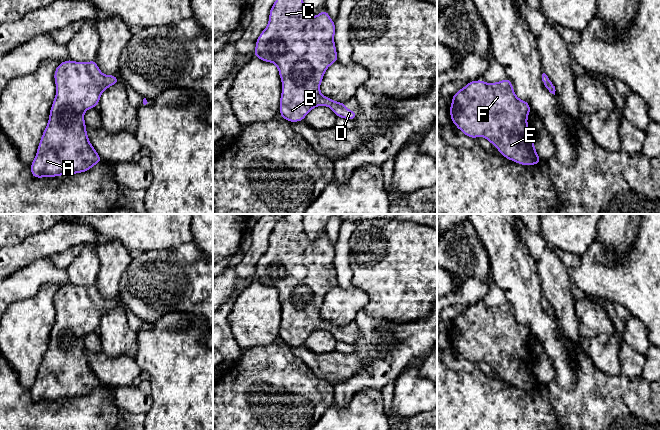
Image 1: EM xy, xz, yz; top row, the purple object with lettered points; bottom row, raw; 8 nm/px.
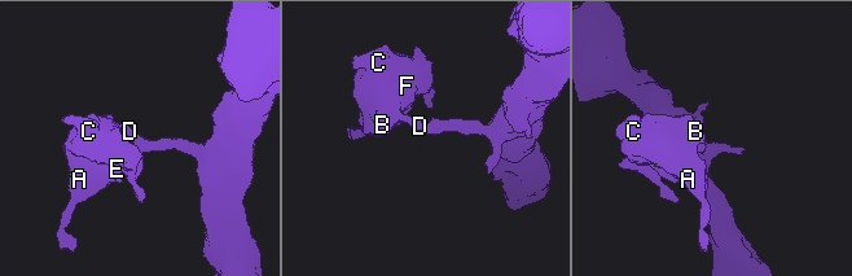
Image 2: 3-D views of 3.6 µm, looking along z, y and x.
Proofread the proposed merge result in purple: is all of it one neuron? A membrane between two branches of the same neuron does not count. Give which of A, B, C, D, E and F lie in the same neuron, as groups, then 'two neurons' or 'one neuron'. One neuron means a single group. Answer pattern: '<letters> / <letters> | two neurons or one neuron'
A B C D E F | one neuron

